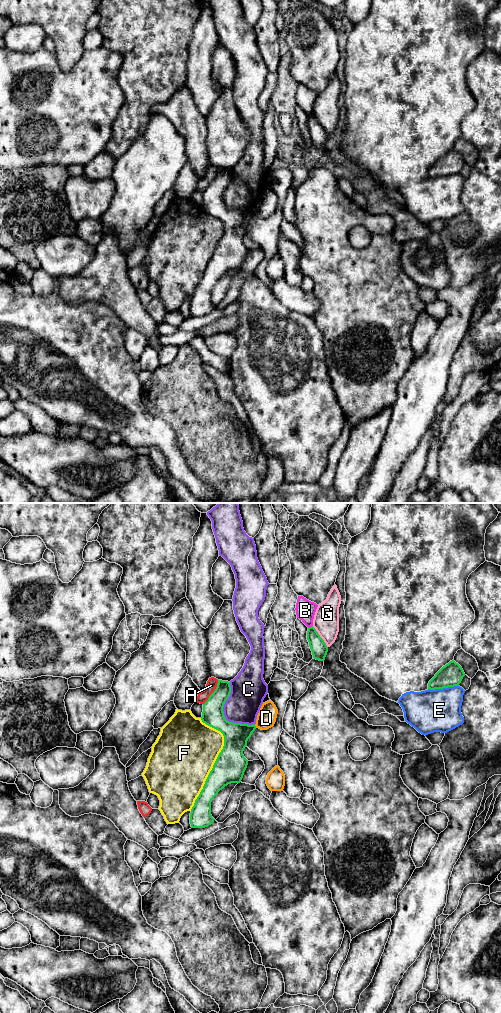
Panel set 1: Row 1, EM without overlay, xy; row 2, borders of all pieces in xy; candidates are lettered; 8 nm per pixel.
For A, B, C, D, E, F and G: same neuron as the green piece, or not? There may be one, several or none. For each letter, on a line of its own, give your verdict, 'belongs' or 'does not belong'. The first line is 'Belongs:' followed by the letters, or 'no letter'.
Belongs: no letter
A: does not belong
B: does not belong
C: does not belong
D: does not belong
E: does not belong
F: does not belong
G: does not belong

